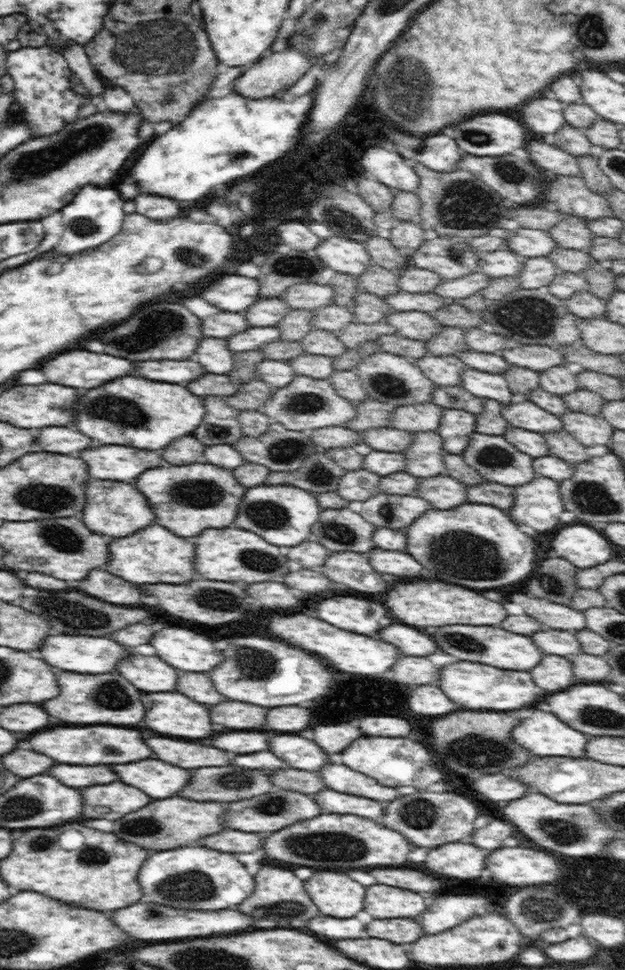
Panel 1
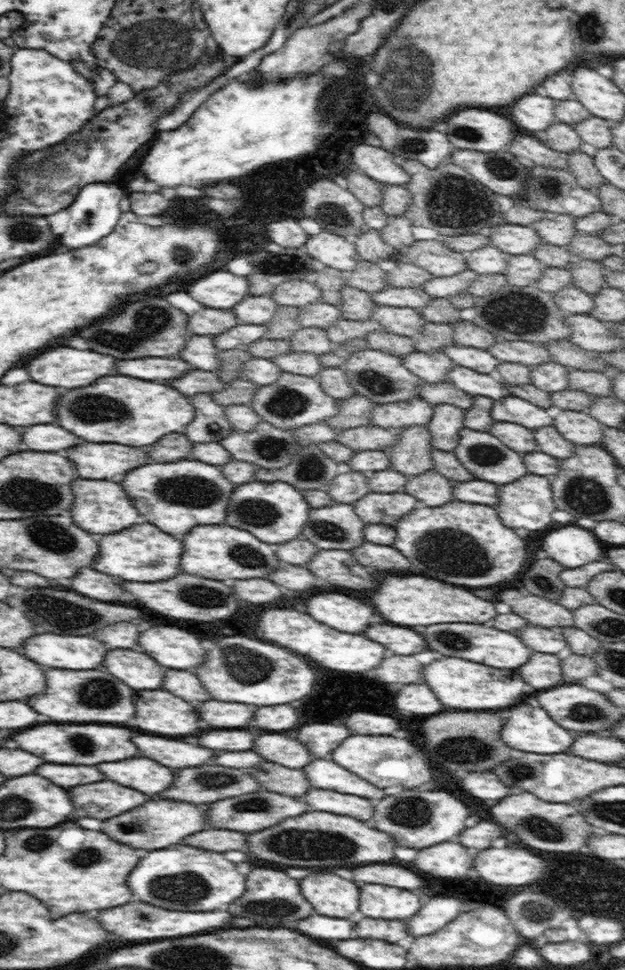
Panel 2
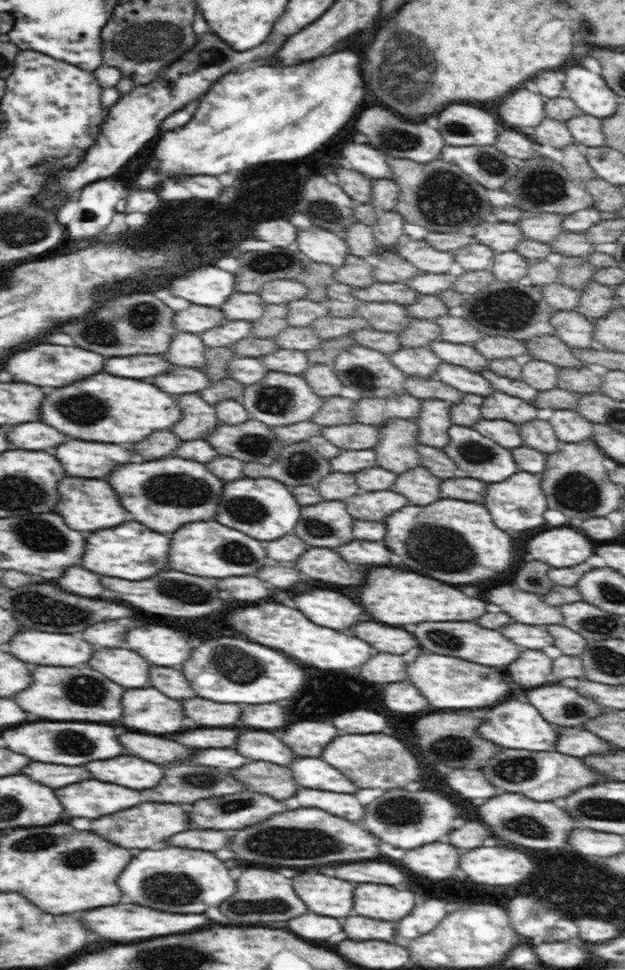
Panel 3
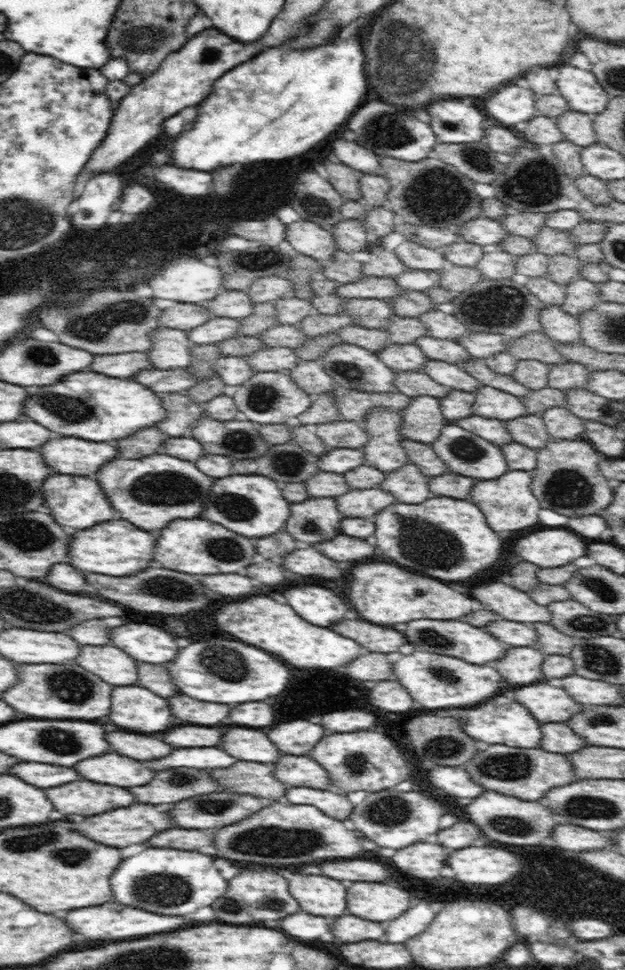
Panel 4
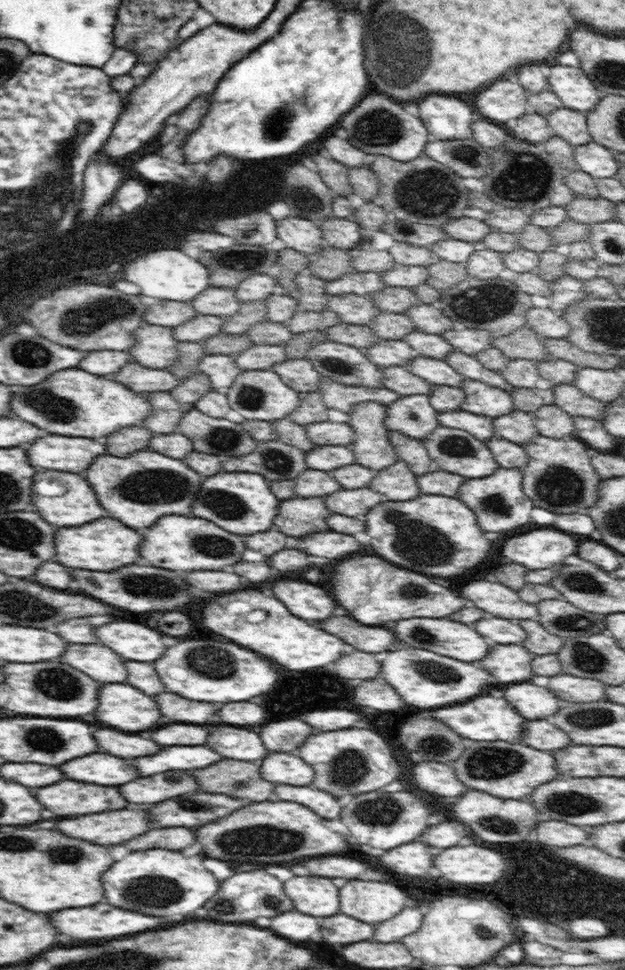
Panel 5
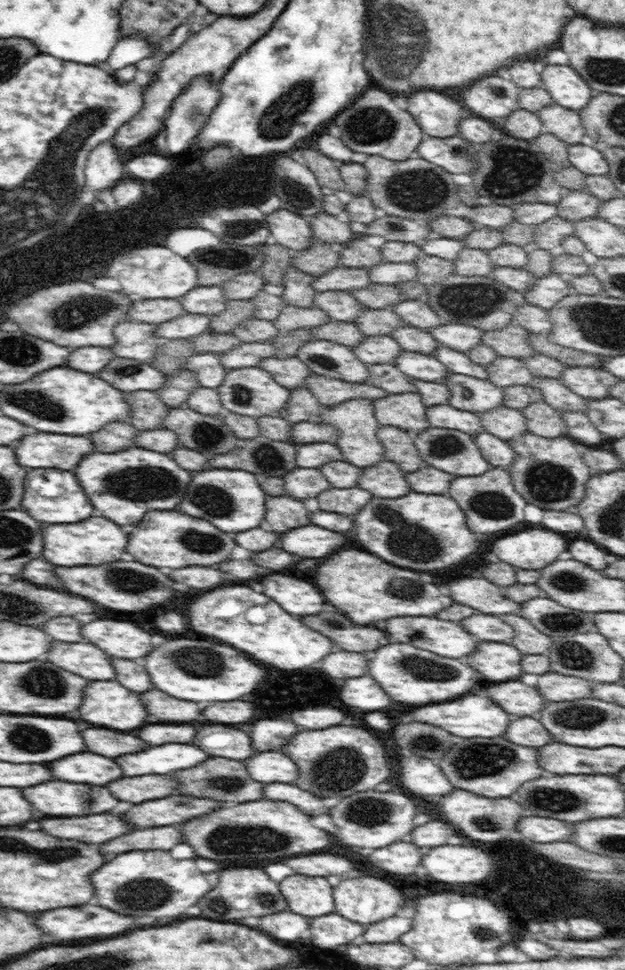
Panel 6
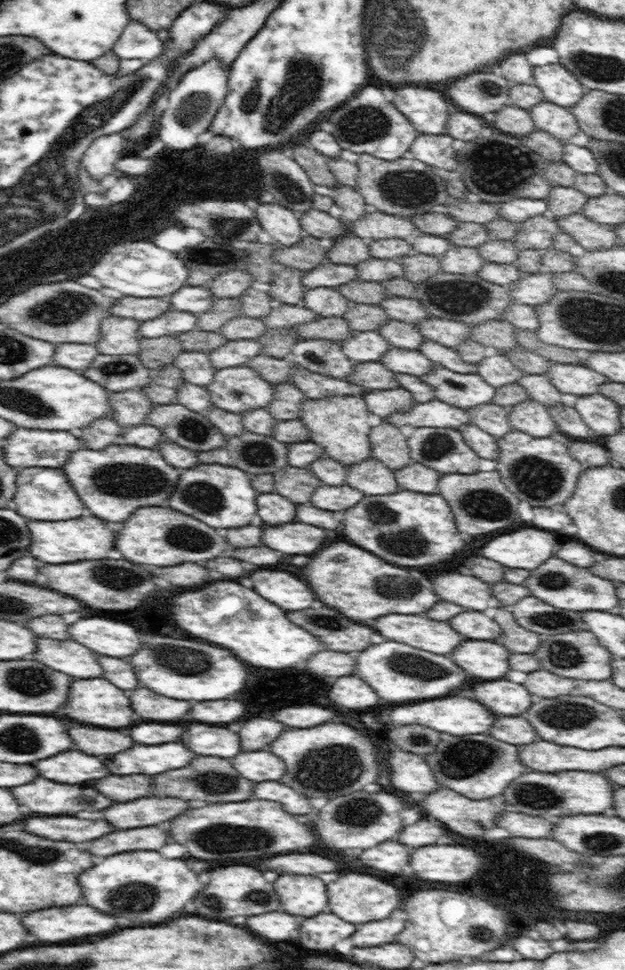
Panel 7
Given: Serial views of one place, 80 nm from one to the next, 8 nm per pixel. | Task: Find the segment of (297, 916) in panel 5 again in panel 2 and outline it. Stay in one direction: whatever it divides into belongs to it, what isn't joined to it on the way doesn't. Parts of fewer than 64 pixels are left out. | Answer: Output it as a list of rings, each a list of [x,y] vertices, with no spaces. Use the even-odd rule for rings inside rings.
[[[314,914],[312,918],[304,918],[304,922],[296,924],[296,930],[308,934],[310,938],[322,938],[322,940],[358,938],[358,934],[354,932],[354,924],[350,920],[338,920],[320,914]]]

